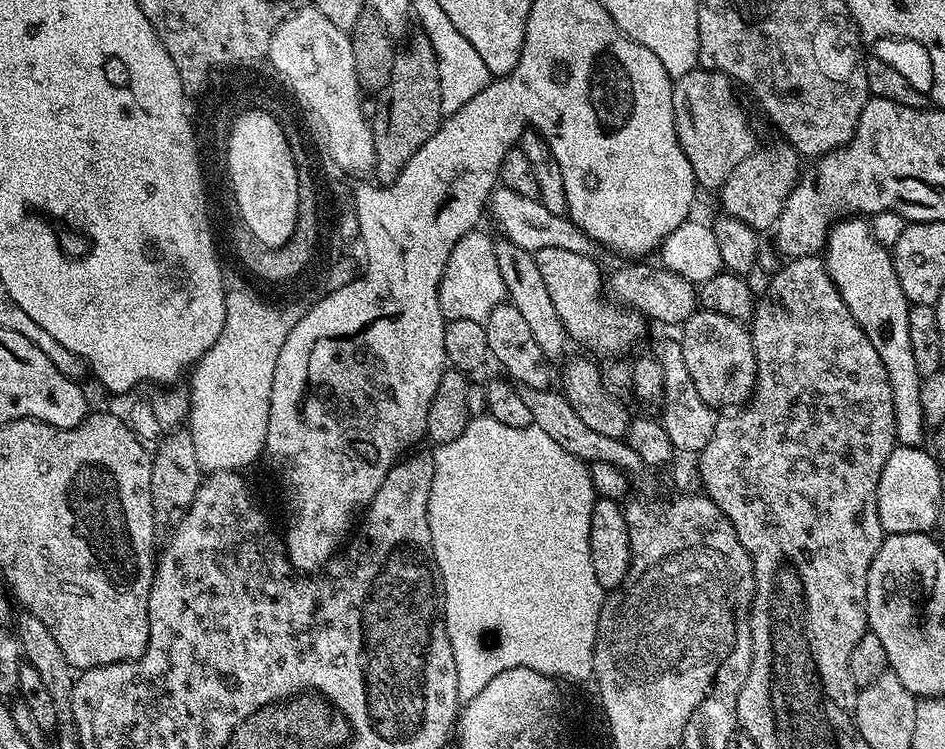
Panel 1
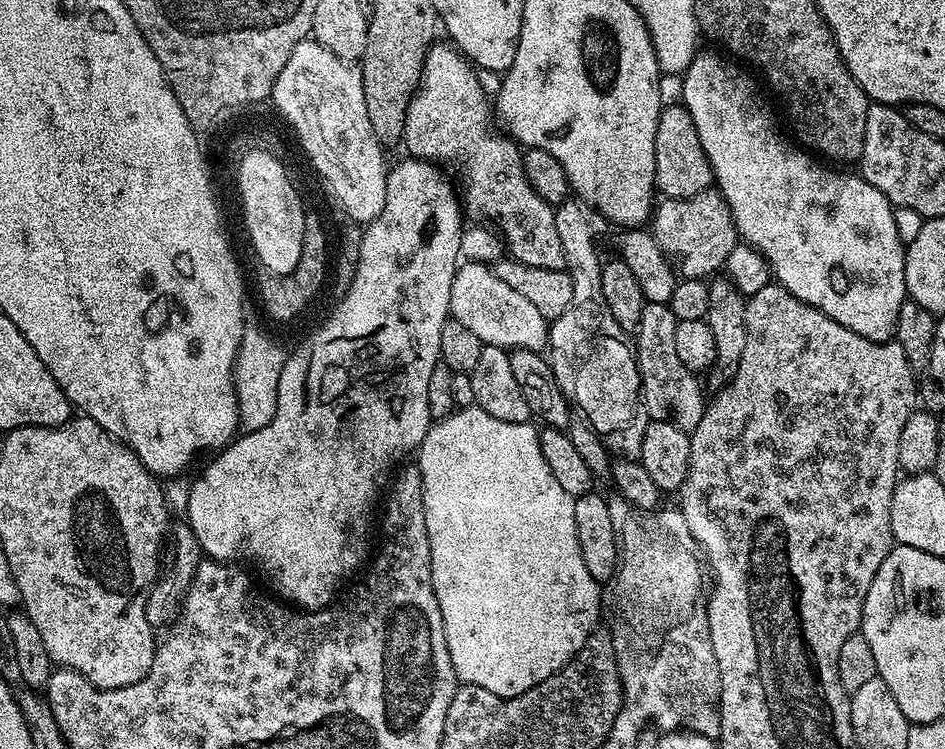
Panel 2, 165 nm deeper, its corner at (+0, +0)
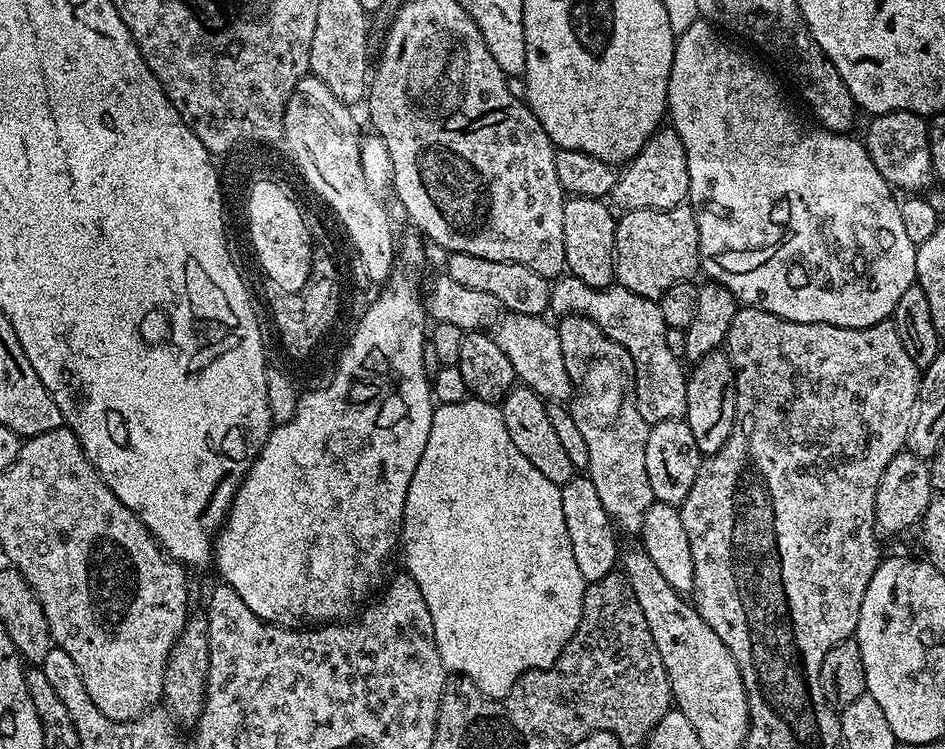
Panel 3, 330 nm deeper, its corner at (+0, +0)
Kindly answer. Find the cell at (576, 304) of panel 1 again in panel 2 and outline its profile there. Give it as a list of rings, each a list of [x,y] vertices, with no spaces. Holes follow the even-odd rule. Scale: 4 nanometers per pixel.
[[[448,42],[440,43],[433,43],[428,49],[420,84],[408,107],[402,137],[402,144],[408,147],[407,155],[429,162],[445,160],[446,163],[453,164],[464,175],[462,211],[465,217],[476,222],[481,219],[479,216],[485,216],[489,221],[484,220],[498,229],[511,259],[539,268],[563,269],[562,241],[558,238],[558,229],[554,227],[555,207],[534,194],[534,186],[530,186],[524,173],[524,153],[521,145],[494,123],[494,104],[489,93],[484,92],[478,82],[477,69],[459,48]]]

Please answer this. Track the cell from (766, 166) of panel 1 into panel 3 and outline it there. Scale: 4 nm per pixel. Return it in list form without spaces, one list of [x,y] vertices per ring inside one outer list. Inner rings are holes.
[[[691,207],[624,212],[616,221],[616,279],[619,287],[659,301],[672,284],[692,280],[700,267],[700,239]]]

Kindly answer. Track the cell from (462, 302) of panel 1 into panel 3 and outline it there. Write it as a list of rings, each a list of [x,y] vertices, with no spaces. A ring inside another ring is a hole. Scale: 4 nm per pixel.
[[[508,312],[495,325],[494,339],[502,346],[502,354],[510,358],[519,383],[525,388],[533,388],[539,396],[552,402],[564,402],[572,395],[570,374],[566,374],[566,362],[562,362],[562,342],[555,327],[547,324],[547,319]]]

